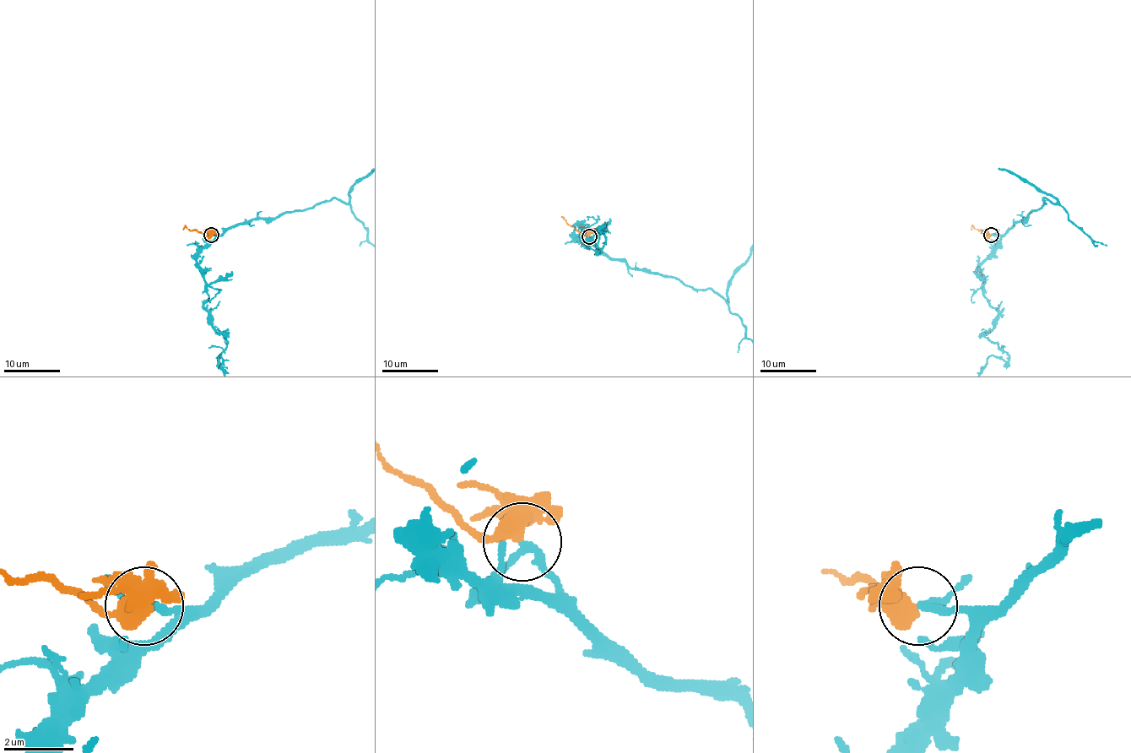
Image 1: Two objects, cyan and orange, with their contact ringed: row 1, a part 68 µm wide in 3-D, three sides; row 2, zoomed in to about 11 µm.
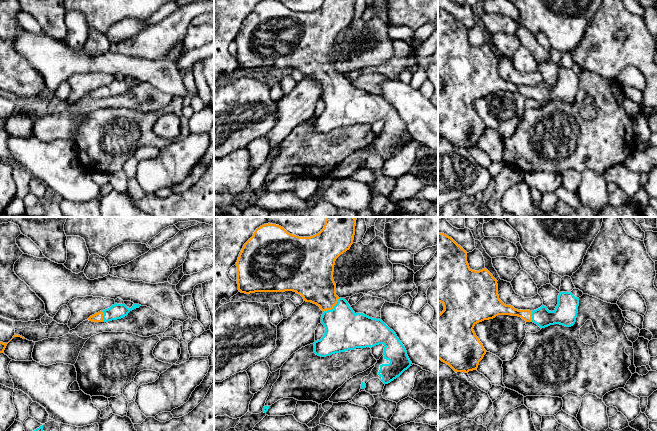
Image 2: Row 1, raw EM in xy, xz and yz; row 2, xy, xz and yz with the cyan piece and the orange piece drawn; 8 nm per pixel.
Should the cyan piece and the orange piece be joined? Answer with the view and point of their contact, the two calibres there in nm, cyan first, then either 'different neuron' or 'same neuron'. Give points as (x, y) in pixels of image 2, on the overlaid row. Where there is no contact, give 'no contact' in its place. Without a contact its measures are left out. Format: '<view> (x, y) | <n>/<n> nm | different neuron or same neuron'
xz (332, 309) | 320/300 nm | same neuron

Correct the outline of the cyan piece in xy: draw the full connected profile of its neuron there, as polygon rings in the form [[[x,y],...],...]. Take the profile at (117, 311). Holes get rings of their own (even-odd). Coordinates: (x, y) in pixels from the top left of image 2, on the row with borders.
[[[115,303],[110,308],[100,311],[88,318],[92,322],[108,322],[112,320],[121,319],[128,315],[128,313],[141,305],[133,304],[131,308],[128,308],[125,304]]]

